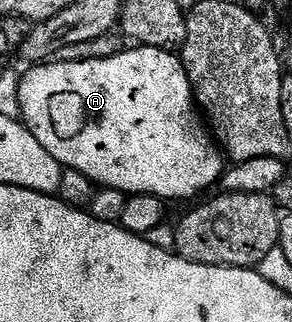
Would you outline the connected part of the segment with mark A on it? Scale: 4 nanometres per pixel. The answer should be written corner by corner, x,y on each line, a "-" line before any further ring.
144,45
127,48
115,57
108,59
96,59
95,61
55,60
53,63
38,63
27,69
30,70
21,74
22,82
18,92
22,108
21,120
26,128
32,131
32,135
36,135
36,139
40,139
44,151
48,151
48,155
52,155
52,159
59,161
65,168
75,169
88,175
88,179
92,179
95,186
104,189
118,189
127,195
147,193
161,197
167,203
173,203
173,201
186,201
189,197
194,197
197,193
202,193
205,189
210,189
213,185
217,186
221,182
224,172
224,164
222,165
224,154
196,108
194,92
190,86
186,68
183,67
182,58
177,52
169,49
153,49

